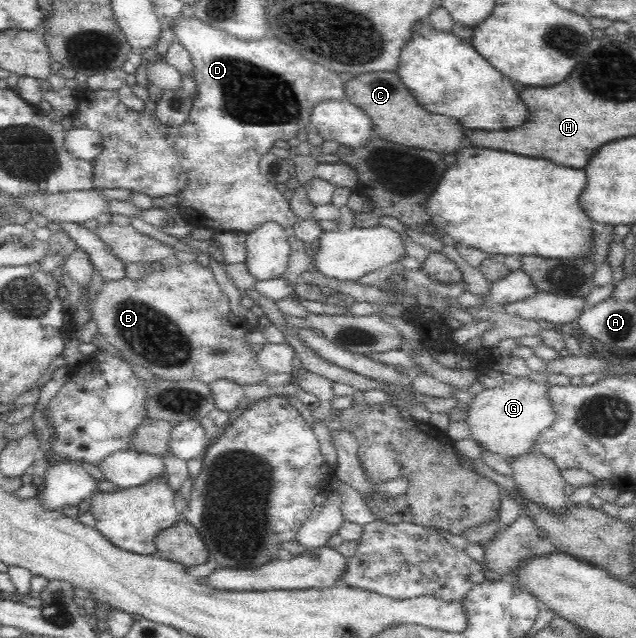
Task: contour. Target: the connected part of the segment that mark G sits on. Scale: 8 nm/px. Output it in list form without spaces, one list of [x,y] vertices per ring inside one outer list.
[[[513,377],[502,385],[484,388],[468,404],[465,422],[472,430],[472,436],[484,449],[503,458],[516,458],[533,449],[535,439],[548,430],[557,413],[551,404],[548,392],[552,384],[547,380],[536,381],[529,377]]]

